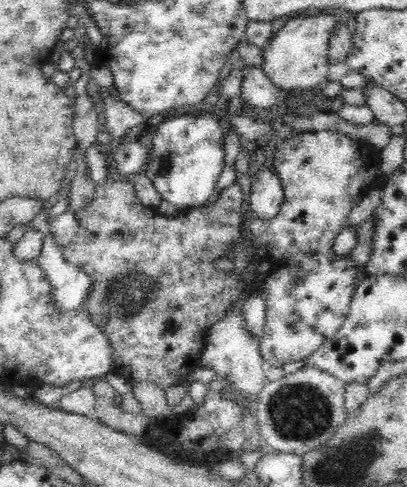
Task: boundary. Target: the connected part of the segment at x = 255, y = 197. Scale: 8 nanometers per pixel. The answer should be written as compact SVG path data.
M259 170L252 181L249 200L252 214L262 222L272 222L279 215L285 196L275 170Z

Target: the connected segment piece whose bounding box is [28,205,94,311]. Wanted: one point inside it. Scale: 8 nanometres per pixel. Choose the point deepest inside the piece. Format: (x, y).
(73, 286)

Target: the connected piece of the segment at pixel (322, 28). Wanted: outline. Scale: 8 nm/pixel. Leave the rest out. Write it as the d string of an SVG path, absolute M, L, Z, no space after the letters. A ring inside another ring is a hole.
M322 11L315 16L294 17L262 48L262 69L283 96L292 90L317 91L316 86L330 82L330 72L322 72L322 56L326 56L326 48L329 48L336 26L337 20L332 11Z

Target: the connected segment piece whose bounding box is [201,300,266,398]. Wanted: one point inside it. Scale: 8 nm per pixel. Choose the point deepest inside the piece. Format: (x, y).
(231, 350)

